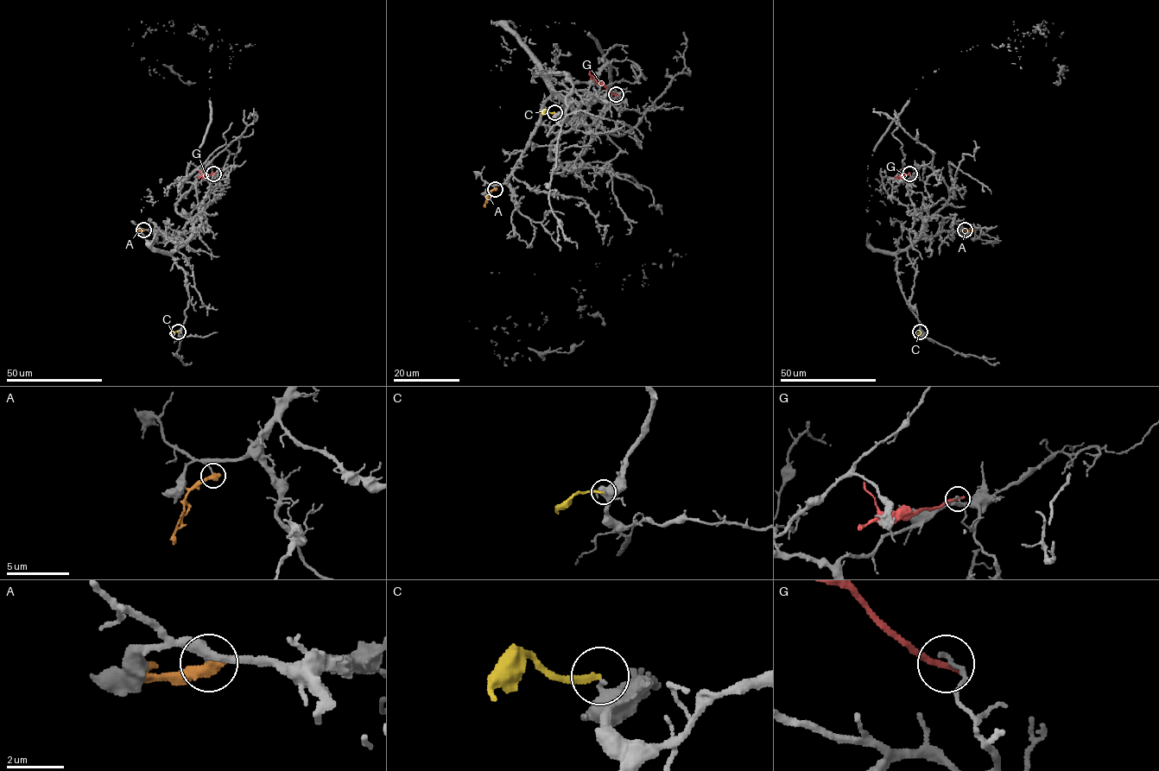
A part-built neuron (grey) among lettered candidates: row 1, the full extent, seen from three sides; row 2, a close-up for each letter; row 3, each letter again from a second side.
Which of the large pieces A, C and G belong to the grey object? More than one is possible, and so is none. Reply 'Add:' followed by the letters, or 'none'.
Add: none

